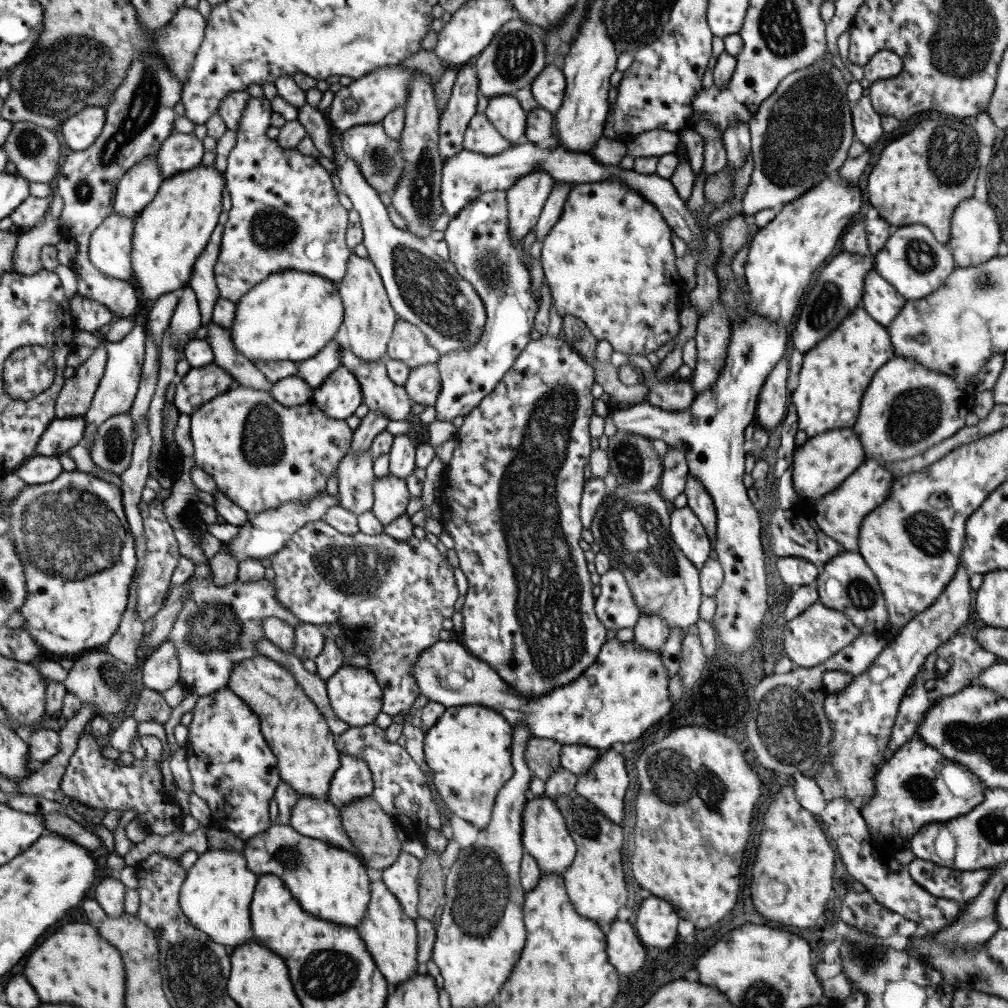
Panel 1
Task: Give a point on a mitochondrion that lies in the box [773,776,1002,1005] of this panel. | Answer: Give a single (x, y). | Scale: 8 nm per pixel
(869, 958)

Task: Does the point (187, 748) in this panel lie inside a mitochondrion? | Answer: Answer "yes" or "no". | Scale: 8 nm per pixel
no

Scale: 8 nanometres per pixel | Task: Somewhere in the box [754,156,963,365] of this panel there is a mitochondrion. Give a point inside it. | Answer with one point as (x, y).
(824, 305)

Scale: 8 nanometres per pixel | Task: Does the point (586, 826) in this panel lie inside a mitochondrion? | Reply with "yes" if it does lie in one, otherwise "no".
yes

